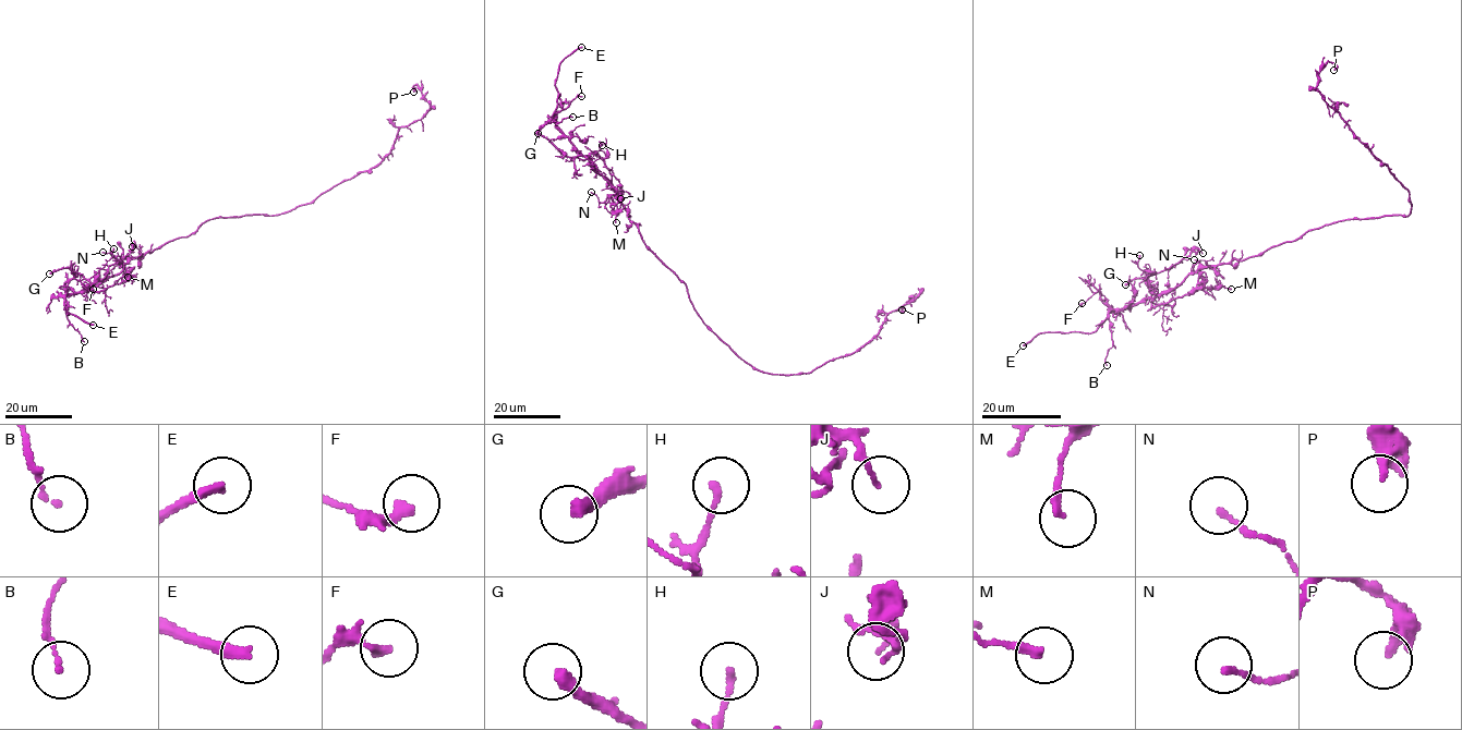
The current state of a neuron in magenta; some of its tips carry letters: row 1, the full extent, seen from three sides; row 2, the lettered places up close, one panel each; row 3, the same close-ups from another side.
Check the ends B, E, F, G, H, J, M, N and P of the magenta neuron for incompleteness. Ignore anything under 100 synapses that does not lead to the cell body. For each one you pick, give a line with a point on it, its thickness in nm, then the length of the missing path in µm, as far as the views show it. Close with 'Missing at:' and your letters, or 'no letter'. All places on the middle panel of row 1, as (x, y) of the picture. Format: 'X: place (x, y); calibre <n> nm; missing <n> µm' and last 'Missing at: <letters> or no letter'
E: place (581, 47); calibre 280 nm; missing 30 µm
Missing at: E

